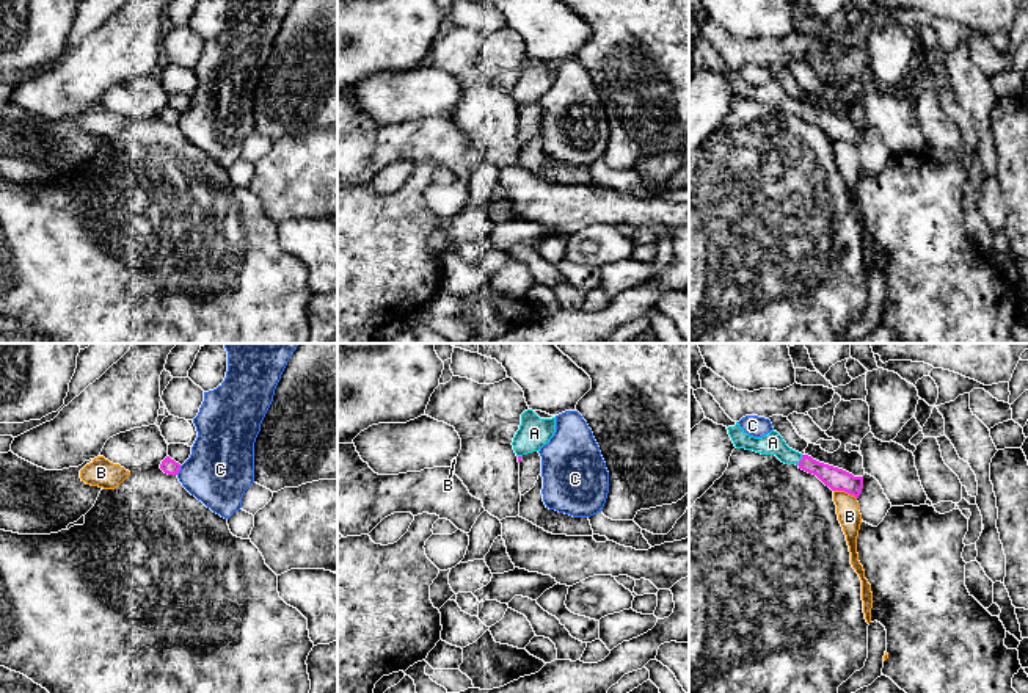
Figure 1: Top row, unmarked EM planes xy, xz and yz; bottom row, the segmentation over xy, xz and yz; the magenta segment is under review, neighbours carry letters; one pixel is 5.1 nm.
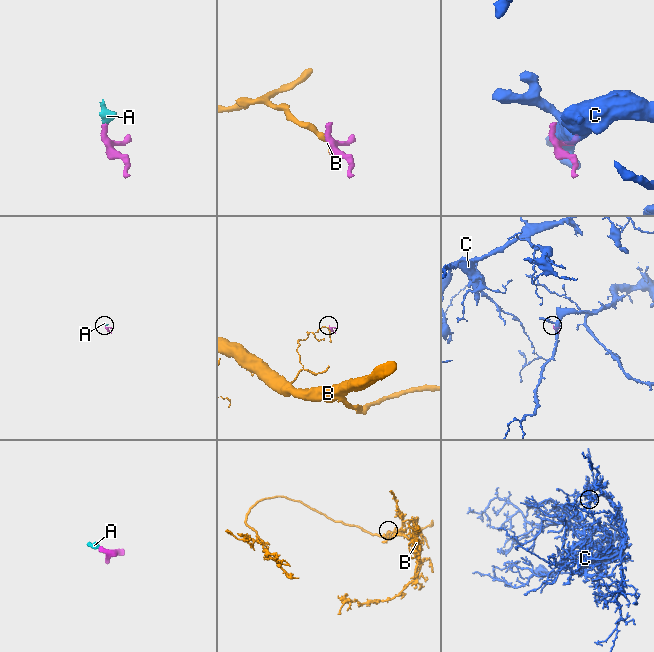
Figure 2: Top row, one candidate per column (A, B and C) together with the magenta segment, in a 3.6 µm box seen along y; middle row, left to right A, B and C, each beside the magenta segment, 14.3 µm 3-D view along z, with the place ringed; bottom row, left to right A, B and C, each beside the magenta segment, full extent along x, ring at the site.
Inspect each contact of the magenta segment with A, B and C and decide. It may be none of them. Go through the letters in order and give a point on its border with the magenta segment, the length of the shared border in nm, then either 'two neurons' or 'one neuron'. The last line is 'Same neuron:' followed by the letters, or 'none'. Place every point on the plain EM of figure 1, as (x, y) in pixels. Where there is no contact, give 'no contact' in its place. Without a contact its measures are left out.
A: contact yz (801, 108); length 70 nm; one neuron
B: contact yz (845, 140); length 130 nm; two neurons
C: contact xy (179, 118); length 50 nm; two neurons
Same neuron: A

